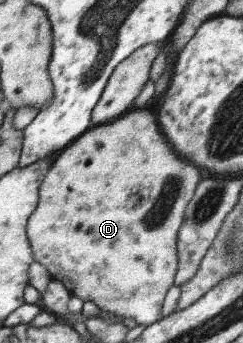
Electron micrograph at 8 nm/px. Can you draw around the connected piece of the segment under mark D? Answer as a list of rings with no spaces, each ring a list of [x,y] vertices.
[[[132,108],[131,111],[121,115],[113,121],[100,126],[89,128],[82,133],[72,144],[69,144],[57,155],[57,159],[49,165],[48,173],[39,188],[38,205],[30,216],[26,225],[27,237],[33,258],[46,267],[52,280],[59,281],[73,296],[80,297],[83,301],[93,301],[101,310],[108,311],[123,318],[134,319],[138,324],[153,325],[162,318],[162,309],[165,296],[169,288],[174,284],[174,278],[178,269],[177,240],[178,231],[185,218],[185,211],[197,186],[202,181],[201,173],[197,167],[177,159],[177,155],[171,151],[171,145],[167,136],[163,134],[156,117],[144,108]]]

